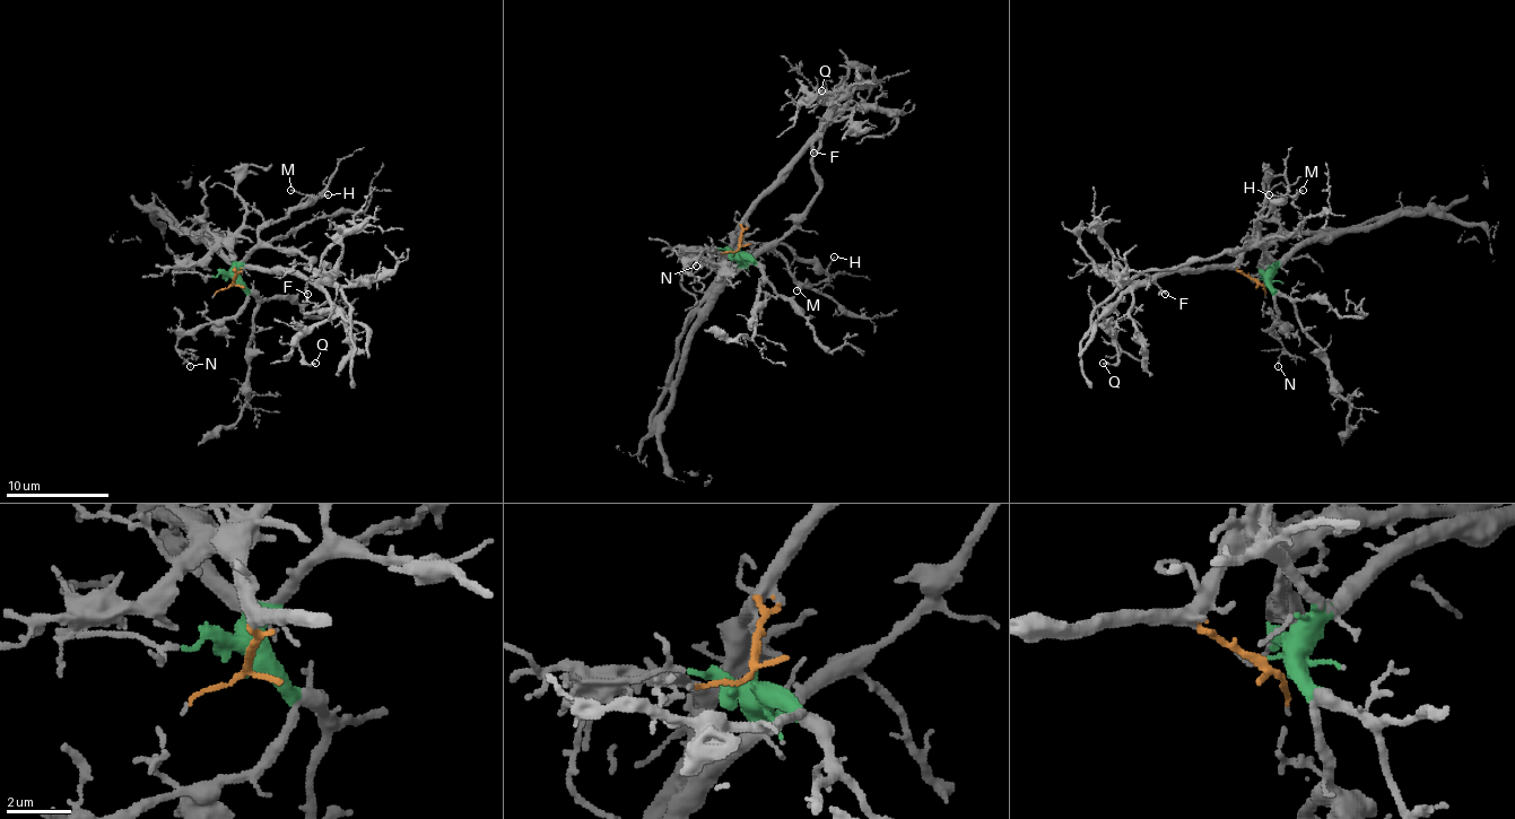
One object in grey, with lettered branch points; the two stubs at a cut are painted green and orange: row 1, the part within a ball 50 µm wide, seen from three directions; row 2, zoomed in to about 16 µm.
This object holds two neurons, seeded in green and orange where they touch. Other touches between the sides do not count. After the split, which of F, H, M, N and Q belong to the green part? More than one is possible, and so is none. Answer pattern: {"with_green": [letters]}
{"with_green": ["H", "M", "N"]}

